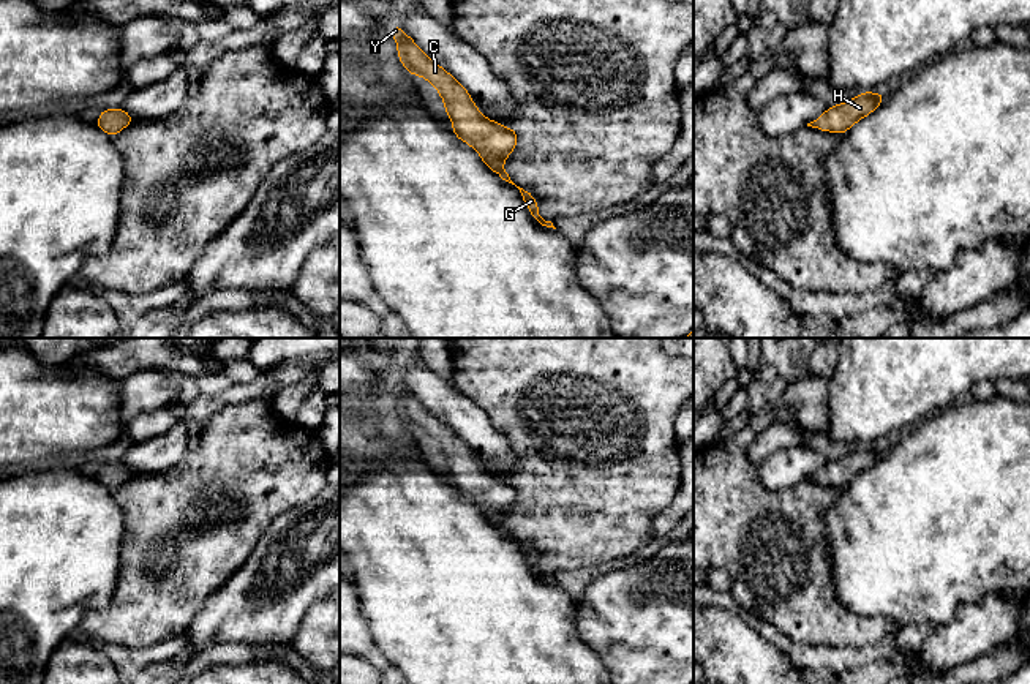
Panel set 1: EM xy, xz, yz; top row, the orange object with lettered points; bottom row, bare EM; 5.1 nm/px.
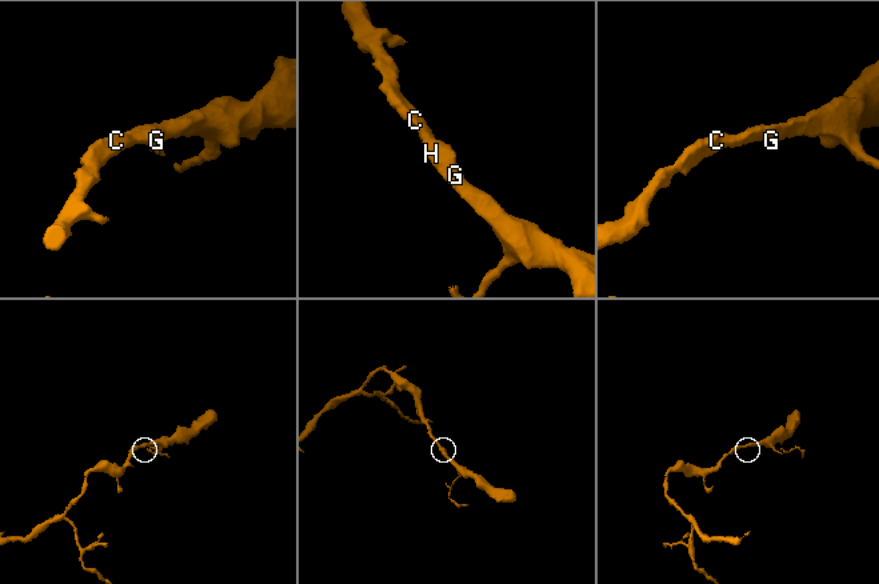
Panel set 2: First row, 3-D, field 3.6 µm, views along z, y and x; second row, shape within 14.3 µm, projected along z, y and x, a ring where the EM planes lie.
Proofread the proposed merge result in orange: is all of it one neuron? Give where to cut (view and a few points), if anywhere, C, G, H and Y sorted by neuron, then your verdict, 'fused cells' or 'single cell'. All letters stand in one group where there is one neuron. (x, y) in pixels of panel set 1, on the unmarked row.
no cut; C G H Y; single cell

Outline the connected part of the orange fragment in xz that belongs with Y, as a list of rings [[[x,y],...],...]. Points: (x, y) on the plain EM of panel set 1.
[[[400,378],[393,379],[389,390],[398,395],[397,408],[408,428],[417,428],[431,436],[441,452],[447,472],[453,475],[455,490],[469,498],[483,513],[485,520],[502,534],[515,539],[502,517],[517,502],[517,483],[488,474],[474,458],[468,444],[442,420],[431,414]]]

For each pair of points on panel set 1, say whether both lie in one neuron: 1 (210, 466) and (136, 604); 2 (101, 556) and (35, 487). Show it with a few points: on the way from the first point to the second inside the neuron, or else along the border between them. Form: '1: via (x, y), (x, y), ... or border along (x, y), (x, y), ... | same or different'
1: via (195, 501), (158, 537), (158, 548), (138, 569) | same
2: via (84, 539), (49, 504) | same

